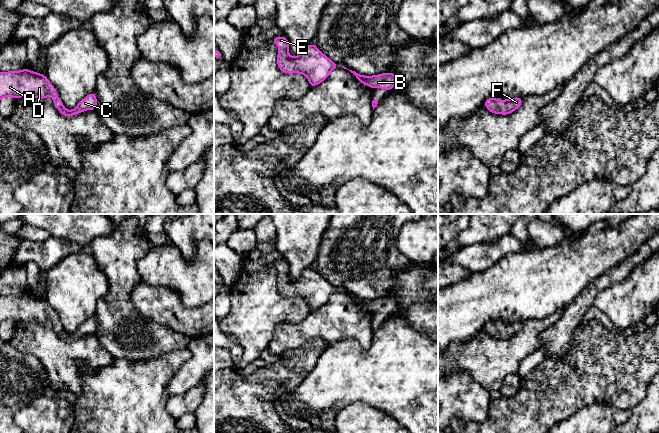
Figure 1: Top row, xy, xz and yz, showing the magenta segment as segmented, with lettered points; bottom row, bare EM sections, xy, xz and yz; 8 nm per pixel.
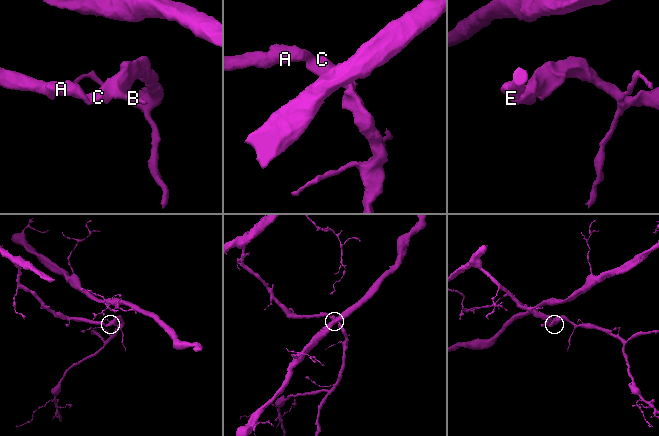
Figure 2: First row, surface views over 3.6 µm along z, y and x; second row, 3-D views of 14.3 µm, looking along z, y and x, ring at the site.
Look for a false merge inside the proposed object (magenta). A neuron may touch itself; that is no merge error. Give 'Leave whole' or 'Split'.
Leave whole

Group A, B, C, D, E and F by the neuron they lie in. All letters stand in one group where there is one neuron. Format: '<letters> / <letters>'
A B C D E F

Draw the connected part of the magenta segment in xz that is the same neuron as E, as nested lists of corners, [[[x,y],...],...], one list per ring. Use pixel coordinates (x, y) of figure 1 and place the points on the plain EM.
[[[285,260],[275,261],[271,266],[279,271],[278,292],[284,297],[305,299],[309,304],[310,311],[326,304],[329,298],[339,291],[324,279],[315,268],[303,271],[298,280],[291,281],[288,277],[289,265]]]

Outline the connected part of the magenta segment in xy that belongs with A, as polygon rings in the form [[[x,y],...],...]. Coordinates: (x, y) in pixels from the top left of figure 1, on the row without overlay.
[[[27,292],[20,295],[0,295],[0,324],[4,321],[45,323],[47,320],[53,322],[56,333],[65,341],[86,334],[95,334],[97,331],[95,315],[81,324],[73,334],[67,334],[58,322],[55,311],[44,298],[33,296]]]

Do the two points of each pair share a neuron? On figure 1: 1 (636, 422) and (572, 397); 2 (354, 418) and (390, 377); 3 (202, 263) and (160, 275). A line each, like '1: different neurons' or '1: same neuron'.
1: different neurons
2: different neurons
3: same neuron

